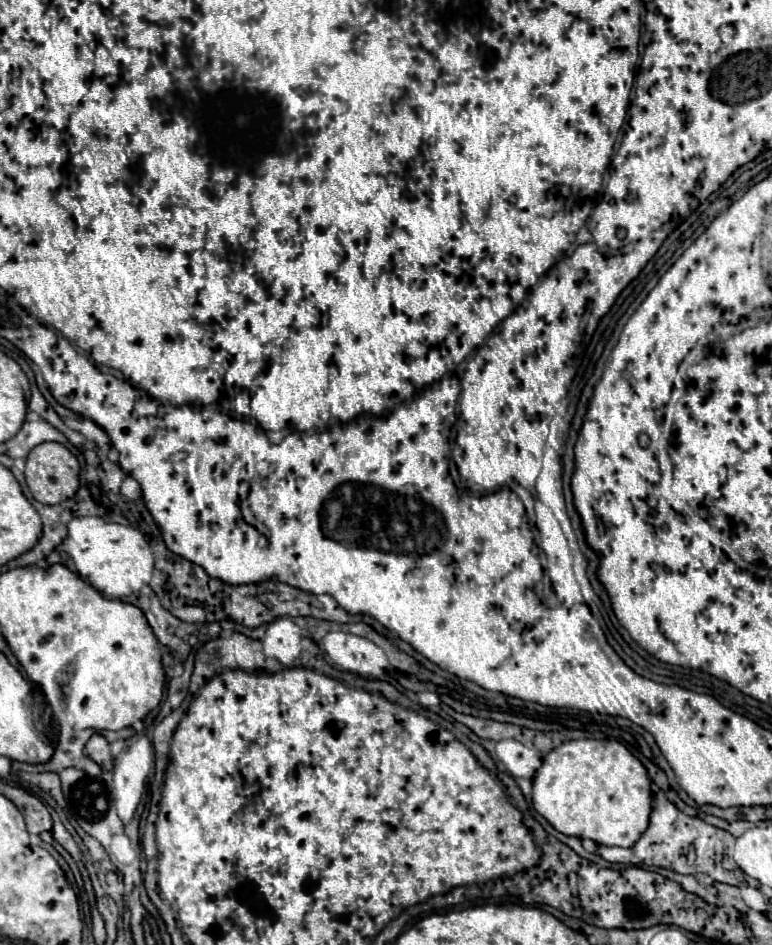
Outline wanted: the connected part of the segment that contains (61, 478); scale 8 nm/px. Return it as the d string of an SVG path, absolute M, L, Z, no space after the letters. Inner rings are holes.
M40 443L26 457L26 471L24 471L26 485L28 485L30 493L32 493L32 497L36 501L40 501L40 503L58 505L58 503L62 503L66 499L73 498L76 491L78 491L78 485L80 485L78 475L80 475L78 459L74 457L74 453L70 453L60 443Z

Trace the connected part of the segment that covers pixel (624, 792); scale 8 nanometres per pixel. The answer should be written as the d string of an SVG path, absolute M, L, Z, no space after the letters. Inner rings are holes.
M576 739L552 749L536 771L534 809L560 833L592 839L606 847L632 847L648 829L652 813L652 789L644 765L616 739Z

